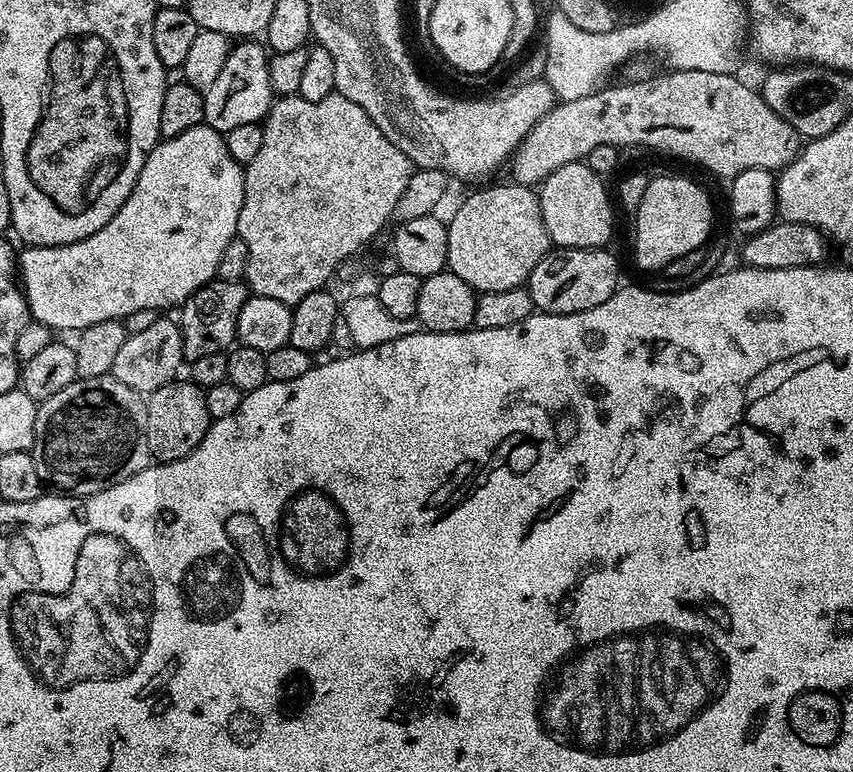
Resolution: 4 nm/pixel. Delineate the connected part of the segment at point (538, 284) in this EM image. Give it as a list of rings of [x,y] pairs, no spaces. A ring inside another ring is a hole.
[[[607,247],[549,250],[528,275],[526,287],[533,309],[549,316],[565,316],[602,306],[602,302],[613,296],[622,284],[620,264],[615,254],[608,251]]]

